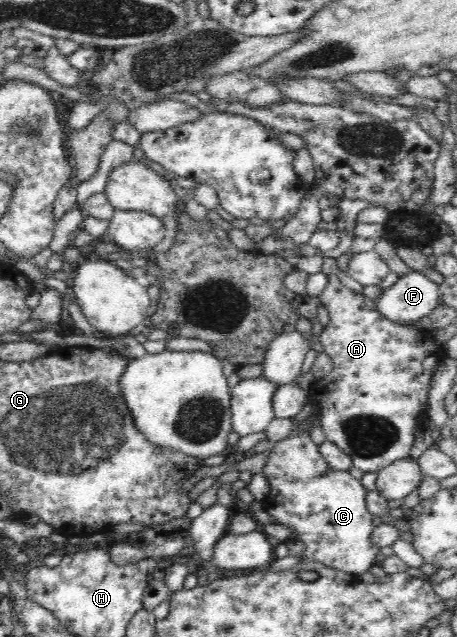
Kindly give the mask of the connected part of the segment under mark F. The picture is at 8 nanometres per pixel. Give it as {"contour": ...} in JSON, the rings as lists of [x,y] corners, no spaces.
{"contour":[[[412,271],[399,277],[389,289],[375,299],[378,312],[398,324],[413,324],[428,316],[441,296],[439,285],[424,273]]]}

